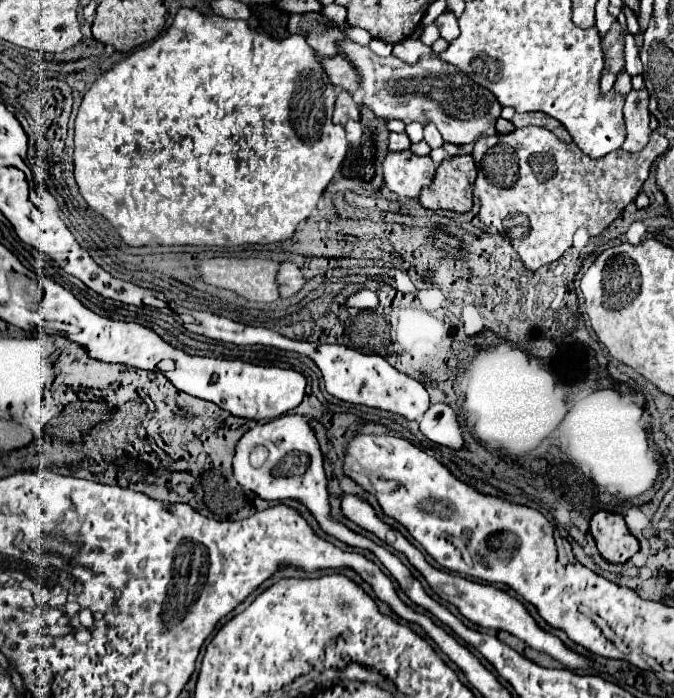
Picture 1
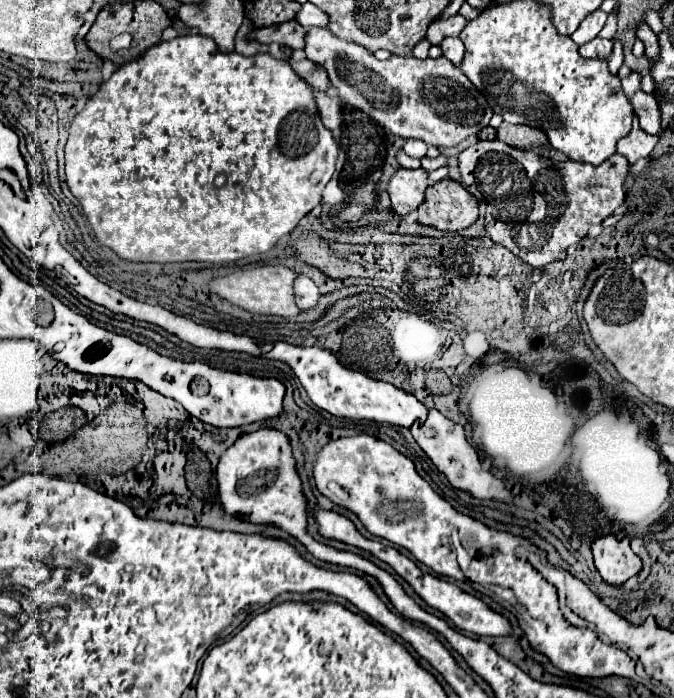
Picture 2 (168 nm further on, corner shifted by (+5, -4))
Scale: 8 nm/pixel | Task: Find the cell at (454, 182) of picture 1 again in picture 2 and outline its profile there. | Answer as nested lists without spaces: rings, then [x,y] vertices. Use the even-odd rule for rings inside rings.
[[[445,178],[427,188],[425,202],[417,208],[417,222],[439,230],[461,230],[477,220],[477,198],[461,182]]]

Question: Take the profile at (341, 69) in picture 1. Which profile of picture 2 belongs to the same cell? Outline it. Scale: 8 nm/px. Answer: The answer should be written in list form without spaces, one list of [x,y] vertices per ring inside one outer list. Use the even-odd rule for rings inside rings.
[[[303,58],[303,60],[299,60],[299,62],[289,60],[289,64],[291,64],[293,70],[295,70],[303,80],[307,80],[315,90],[323,90],[323,92],[329,92],[329,90],[331,90],[329,74],[327,74],[319,64],[313,64],[313,62],[307,60],[307,58]]]

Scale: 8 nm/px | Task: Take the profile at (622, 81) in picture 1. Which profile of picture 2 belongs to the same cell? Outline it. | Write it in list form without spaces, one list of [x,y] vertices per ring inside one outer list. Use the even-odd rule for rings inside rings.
[[[613,38],[613,42],[615,42],[615,46],[613,46],[613,54],[609,56],[607,64],[609,64],[609,72],[613,72],[613,76],[617,76],[619,68],[623,66],[623,48],[621,48],[621,42],[617,42],[615,38]]]

